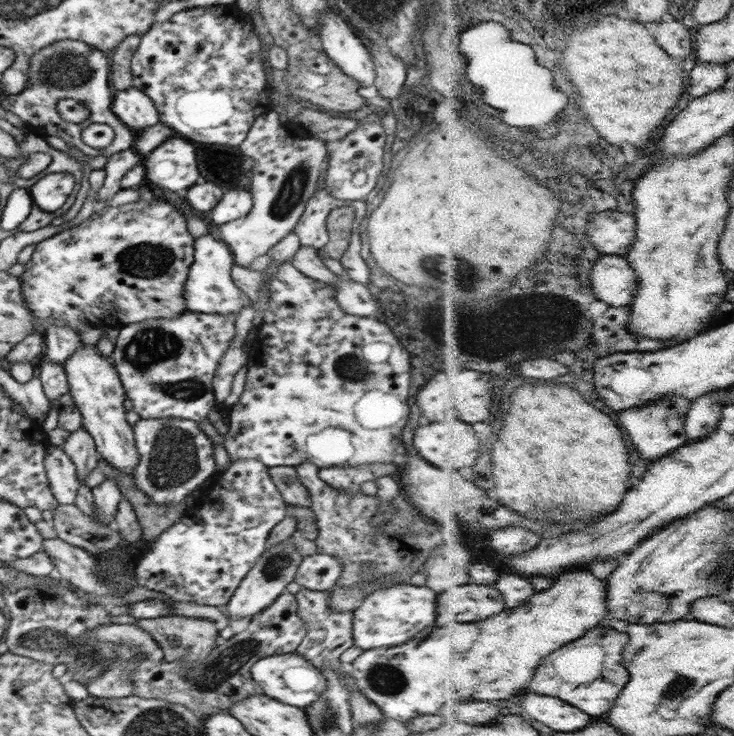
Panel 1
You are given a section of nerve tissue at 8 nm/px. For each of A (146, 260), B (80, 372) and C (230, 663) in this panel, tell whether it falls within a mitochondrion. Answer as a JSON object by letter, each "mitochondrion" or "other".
{"A":"mitochondrion","B":"other","C":"mitochondrion"}

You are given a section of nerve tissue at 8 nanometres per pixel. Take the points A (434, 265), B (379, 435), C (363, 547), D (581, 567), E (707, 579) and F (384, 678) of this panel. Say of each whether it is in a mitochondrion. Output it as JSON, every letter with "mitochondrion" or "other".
{"A":"mitochondrion","B":"other","C":"other","D":"other","E":"mitochondrion","F":"mitochondrion"}

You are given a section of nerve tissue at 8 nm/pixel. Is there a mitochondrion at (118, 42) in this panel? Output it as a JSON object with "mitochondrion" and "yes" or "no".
{"mitochondrion":"no"}

